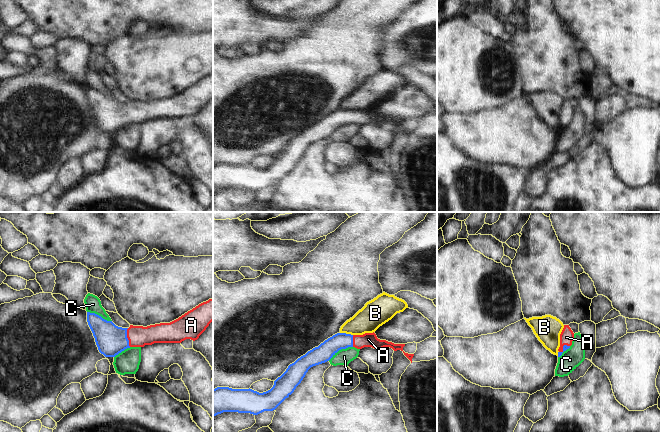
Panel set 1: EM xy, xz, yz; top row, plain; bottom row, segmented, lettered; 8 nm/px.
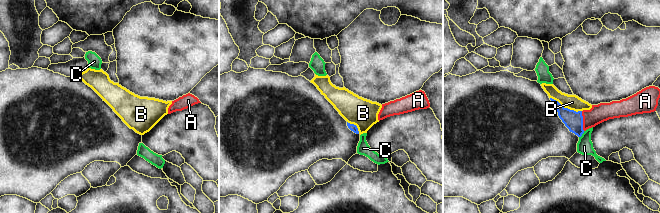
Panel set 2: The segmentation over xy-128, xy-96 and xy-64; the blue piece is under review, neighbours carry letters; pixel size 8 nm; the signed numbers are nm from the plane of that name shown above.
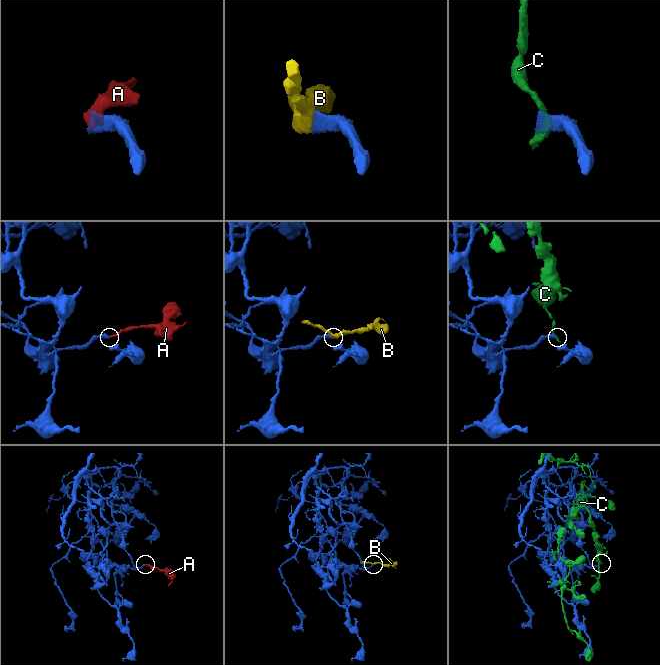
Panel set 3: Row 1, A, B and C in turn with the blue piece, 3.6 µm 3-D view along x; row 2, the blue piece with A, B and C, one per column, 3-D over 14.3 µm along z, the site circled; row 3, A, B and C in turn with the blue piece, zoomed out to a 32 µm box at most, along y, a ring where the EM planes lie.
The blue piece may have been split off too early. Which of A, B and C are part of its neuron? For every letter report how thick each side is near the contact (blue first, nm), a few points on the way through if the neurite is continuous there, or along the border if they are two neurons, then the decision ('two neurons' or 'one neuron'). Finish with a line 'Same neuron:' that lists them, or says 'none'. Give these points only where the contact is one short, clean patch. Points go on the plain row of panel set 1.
A: 240/170 nm | across xy (111, 116), (126, 113), (138, 112) | one neuron
B: 150/200 nm | along xz (340, 108), (352, 111) | two neurons
C: 150/130 nm | two neurons
Same neuron: A

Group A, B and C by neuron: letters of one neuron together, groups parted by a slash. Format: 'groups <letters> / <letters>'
groups A / B / C

